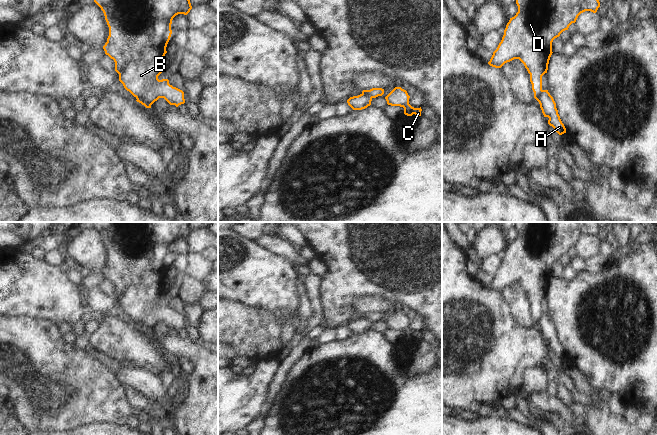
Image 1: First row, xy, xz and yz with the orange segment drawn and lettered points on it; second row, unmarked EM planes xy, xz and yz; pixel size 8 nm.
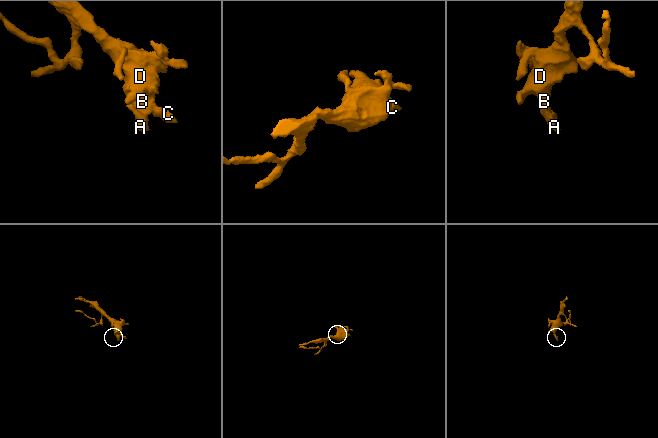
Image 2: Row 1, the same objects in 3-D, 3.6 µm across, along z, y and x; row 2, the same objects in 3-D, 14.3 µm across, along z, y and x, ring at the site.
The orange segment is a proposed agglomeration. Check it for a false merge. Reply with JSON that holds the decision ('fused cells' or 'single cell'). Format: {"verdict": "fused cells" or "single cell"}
{"verdict": "fused cells"}

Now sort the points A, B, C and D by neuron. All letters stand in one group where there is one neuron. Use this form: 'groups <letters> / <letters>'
groups A / B C D

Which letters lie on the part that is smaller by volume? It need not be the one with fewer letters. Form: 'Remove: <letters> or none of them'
Remove: A

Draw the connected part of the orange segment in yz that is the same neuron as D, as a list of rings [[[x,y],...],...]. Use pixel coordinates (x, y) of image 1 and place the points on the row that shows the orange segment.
[[[516,0],[518,12],[506,25],[504,35],[488,64],[501,68],[505,63],[519,59],[530,74],[530,82],[537,100],[542,90],[542,76],[547,73],[552,55],[552,42],[575,23],[578,16],[591,11],[596,13],[599,0]]]

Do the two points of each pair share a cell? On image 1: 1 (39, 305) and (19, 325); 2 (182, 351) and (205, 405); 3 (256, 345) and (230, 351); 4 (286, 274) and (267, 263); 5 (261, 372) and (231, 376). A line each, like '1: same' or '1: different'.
1: different
2: same
3: different
4: same
5: same

